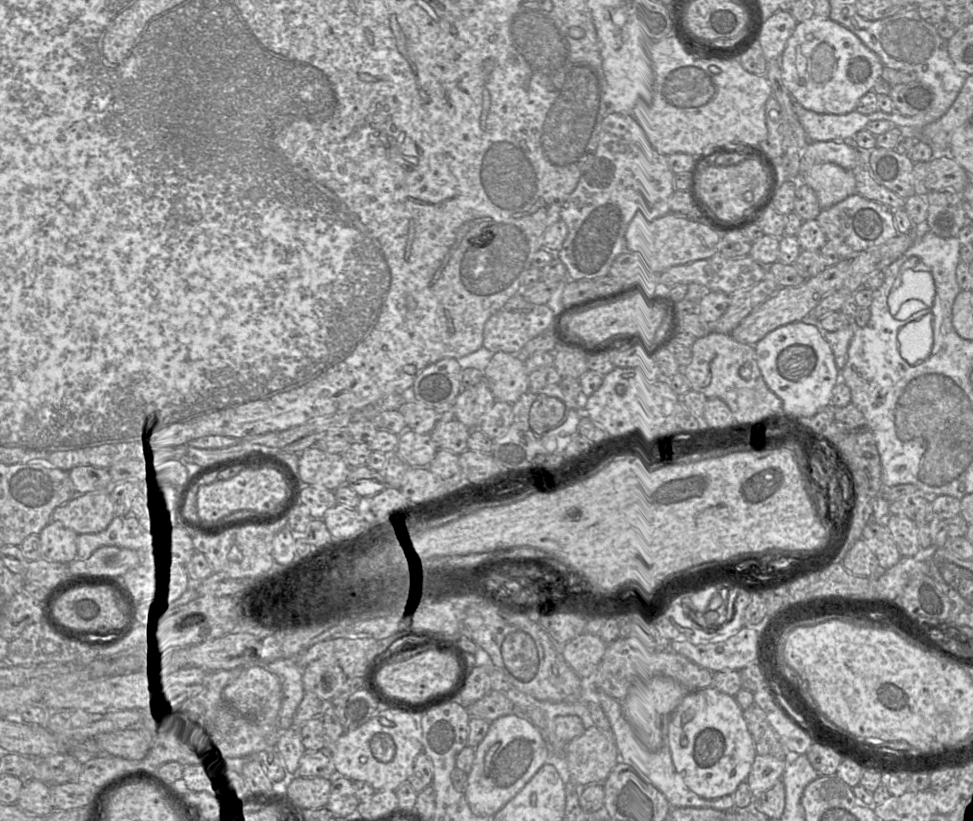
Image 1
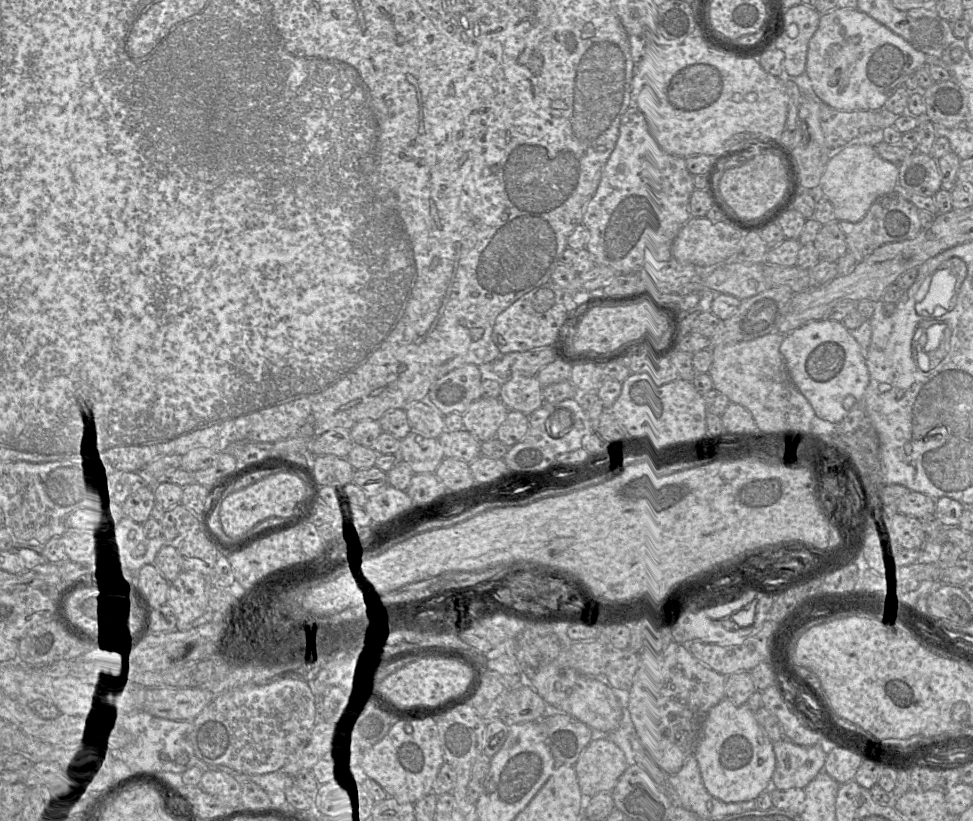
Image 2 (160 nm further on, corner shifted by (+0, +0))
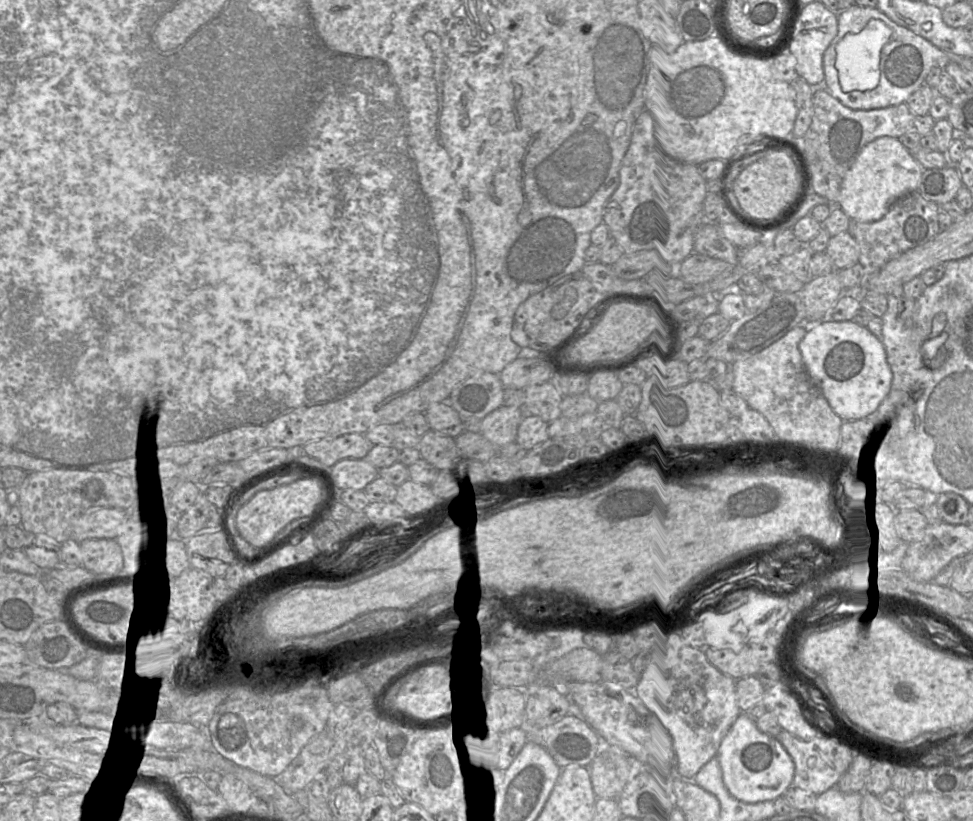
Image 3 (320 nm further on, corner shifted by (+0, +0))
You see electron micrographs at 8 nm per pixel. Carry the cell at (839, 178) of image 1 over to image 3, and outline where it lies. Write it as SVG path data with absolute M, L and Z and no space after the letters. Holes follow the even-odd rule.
M877 138L862 149L854 164L843 176L837 205L851 220L878 221L894 202L917 191L924 169L898 138Z

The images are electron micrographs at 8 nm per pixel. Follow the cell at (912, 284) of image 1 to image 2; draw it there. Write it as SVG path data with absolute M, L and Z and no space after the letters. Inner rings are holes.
M950 270L936 271L931 279L928 294L916 304L917 314L938 317L951 310L956 299L957 278Z

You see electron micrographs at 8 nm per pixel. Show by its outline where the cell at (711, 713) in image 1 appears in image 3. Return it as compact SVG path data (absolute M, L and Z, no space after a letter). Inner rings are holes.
M745 712L737 717L722 739L716 758L725 787L744 803L774 801L792 785L795 765L791 756L775 737L761 732Z

